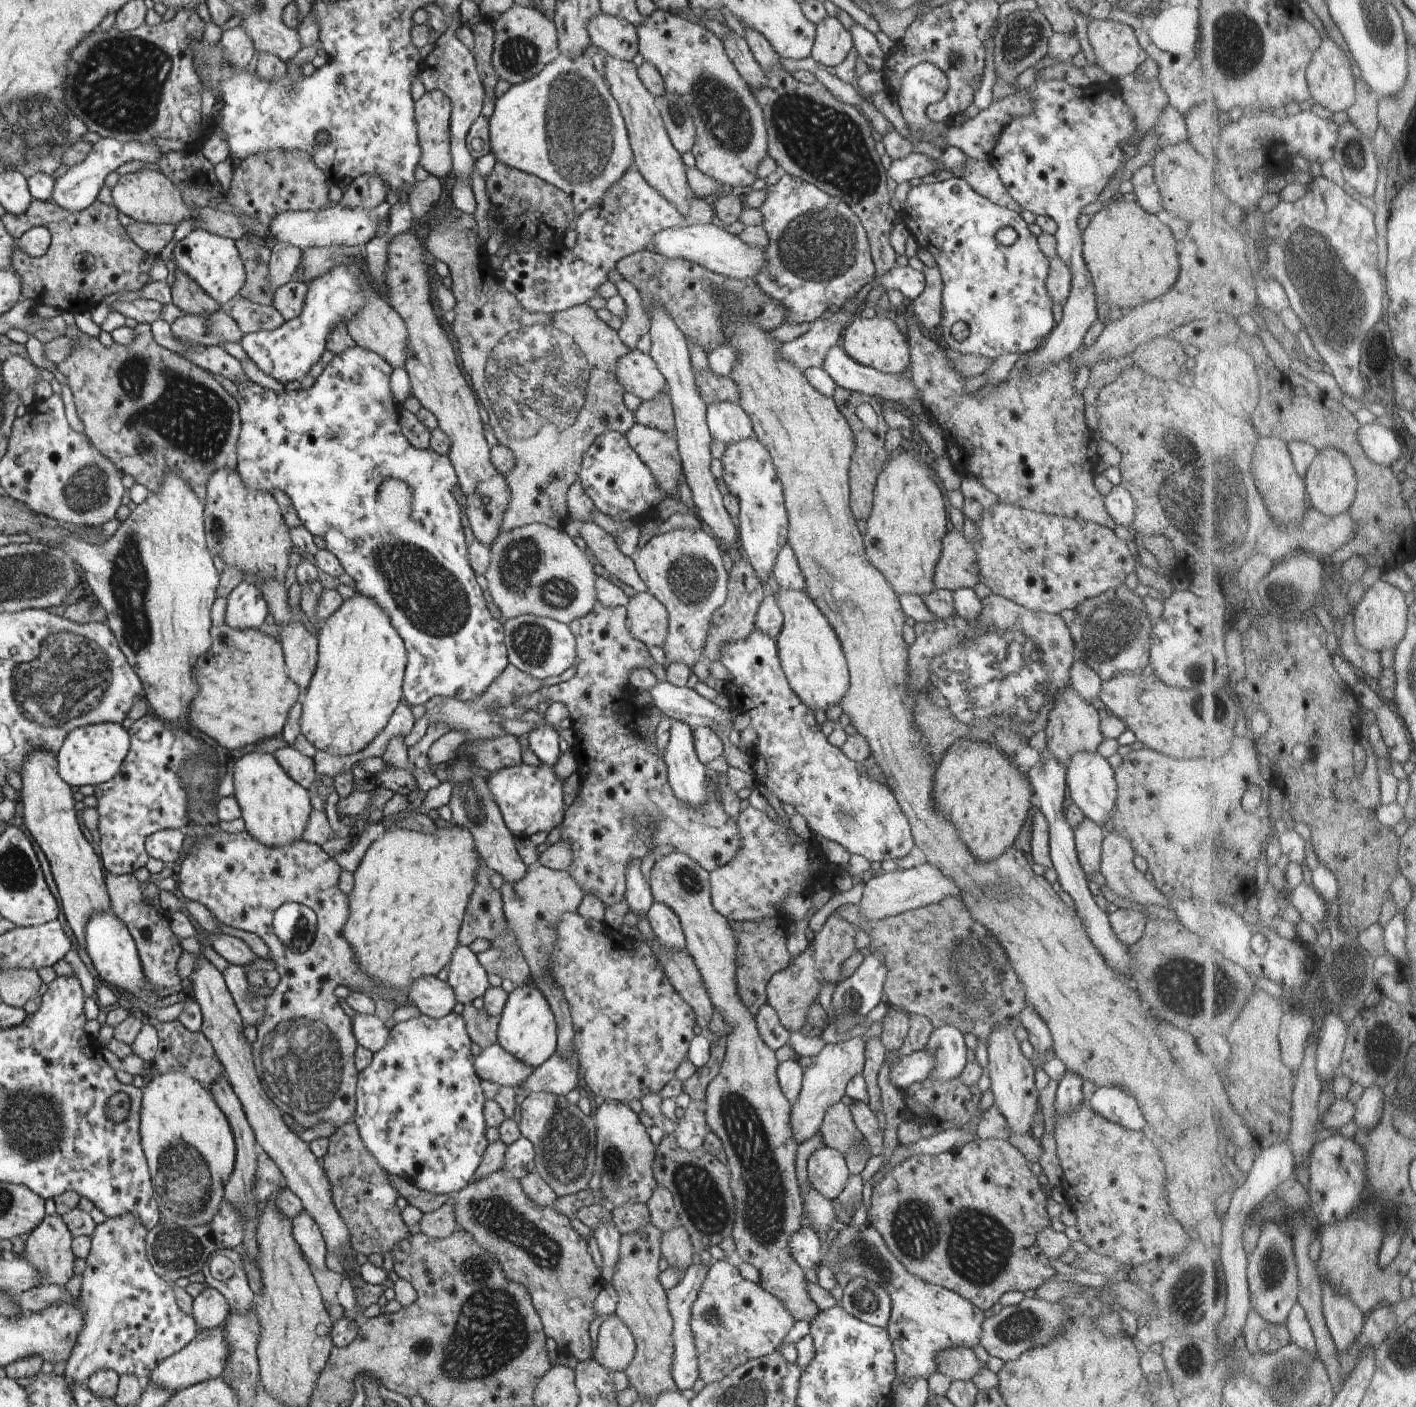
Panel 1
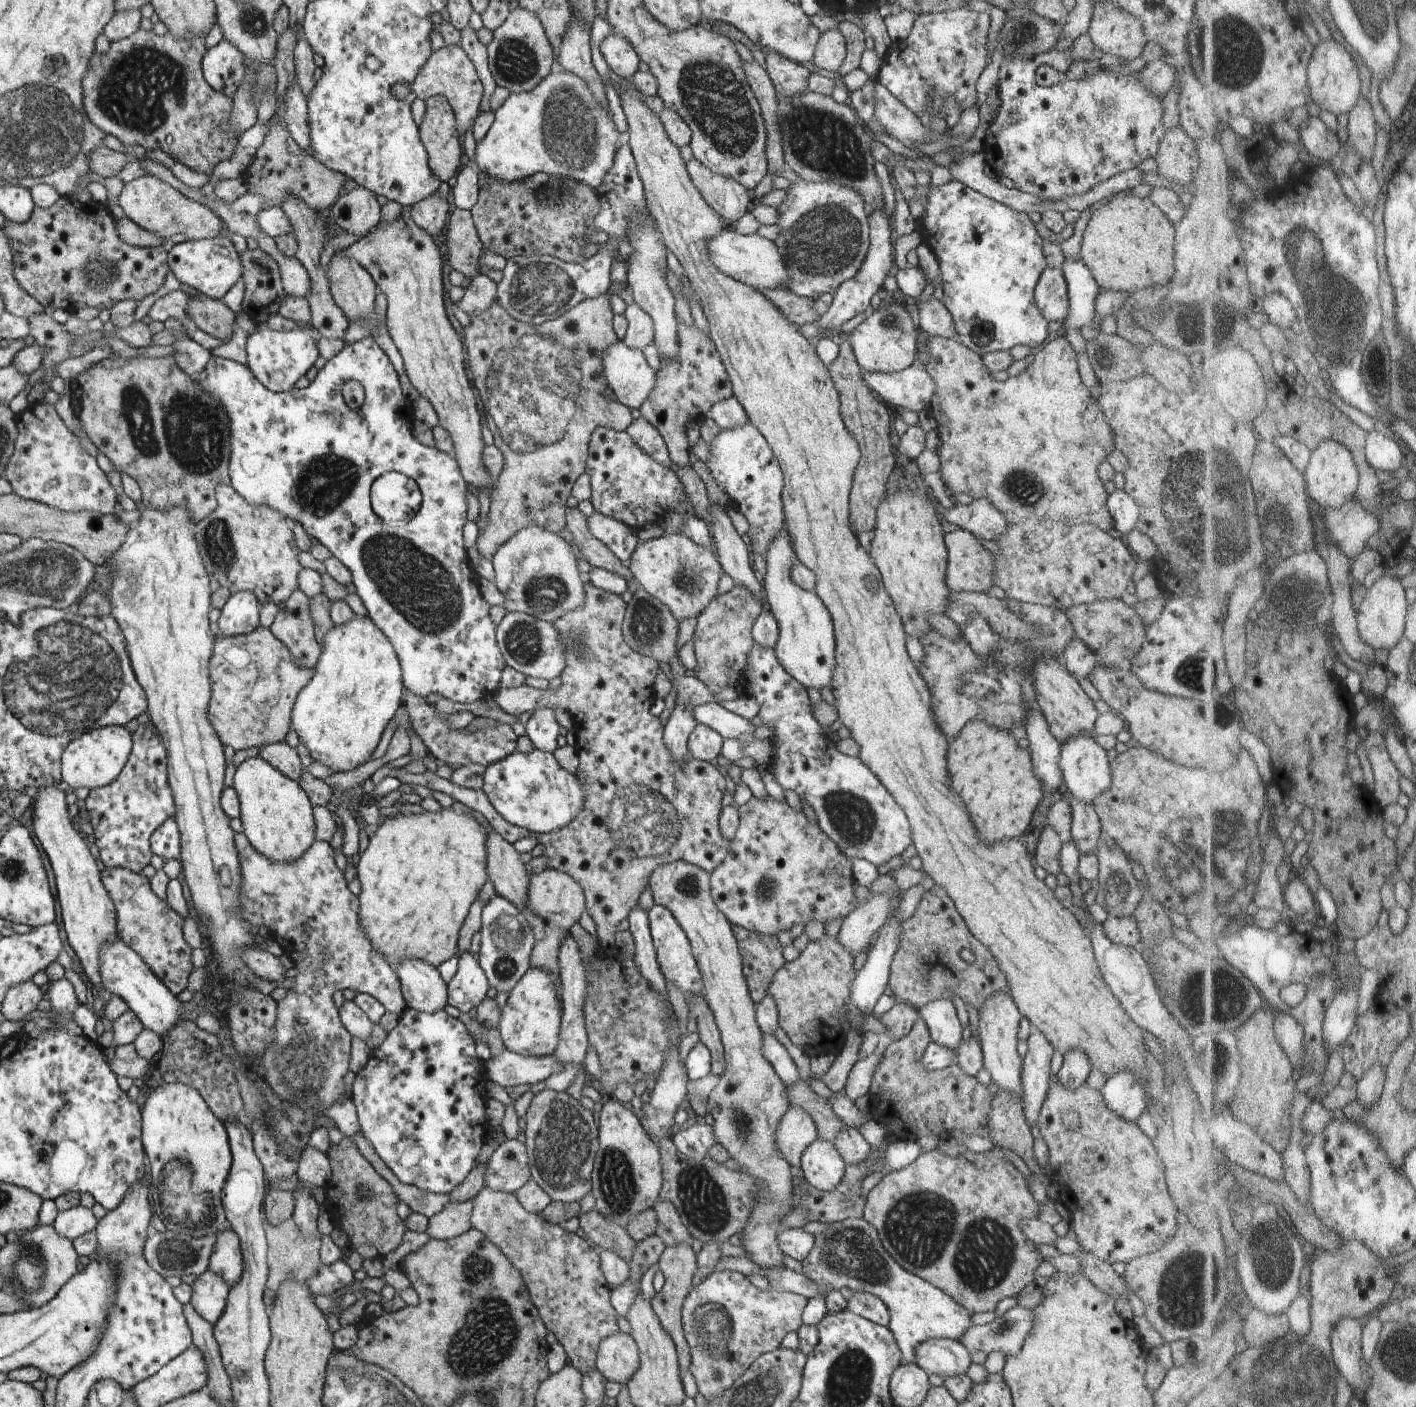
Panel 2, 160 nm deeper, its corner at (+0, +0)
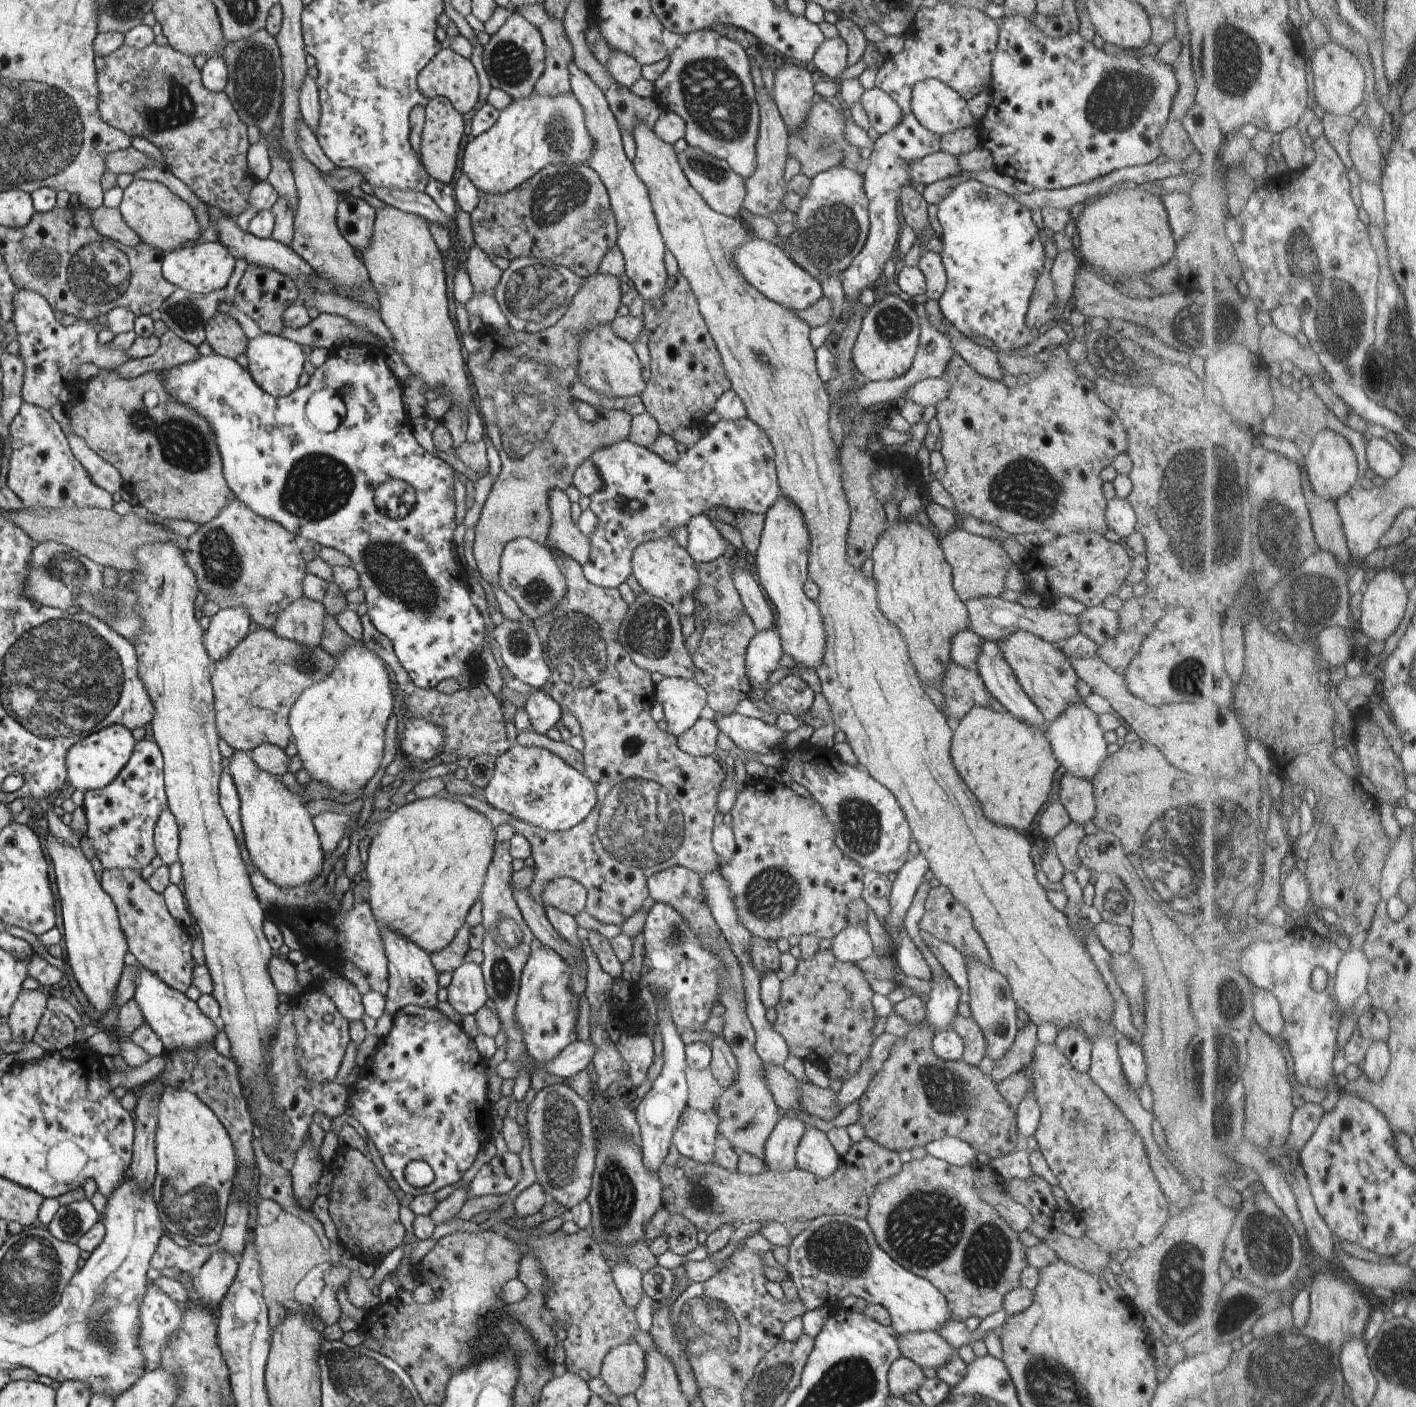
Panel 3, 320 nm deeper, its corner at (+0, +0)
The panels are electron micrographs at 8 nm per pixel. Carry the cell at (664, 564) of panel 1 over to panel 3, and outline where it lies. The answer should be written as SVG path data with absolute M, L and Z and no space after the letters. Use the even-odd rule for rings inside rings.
M672 537L646 541L638 545L631 558L633 575L640 586L649 595L665 600L672 605L680 605L684 597L692 597L700 584L696 563L688 554L686 548L681 547Z

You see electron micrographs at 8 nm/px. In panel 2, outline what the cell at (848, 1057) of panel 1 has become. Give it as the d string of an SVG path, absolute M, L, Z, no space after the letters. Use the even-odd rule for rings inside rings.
M797 1107L788 1108L777 1126L775 1147L794 1170L799 1169L804 1149L818 1138L813 1118Z

